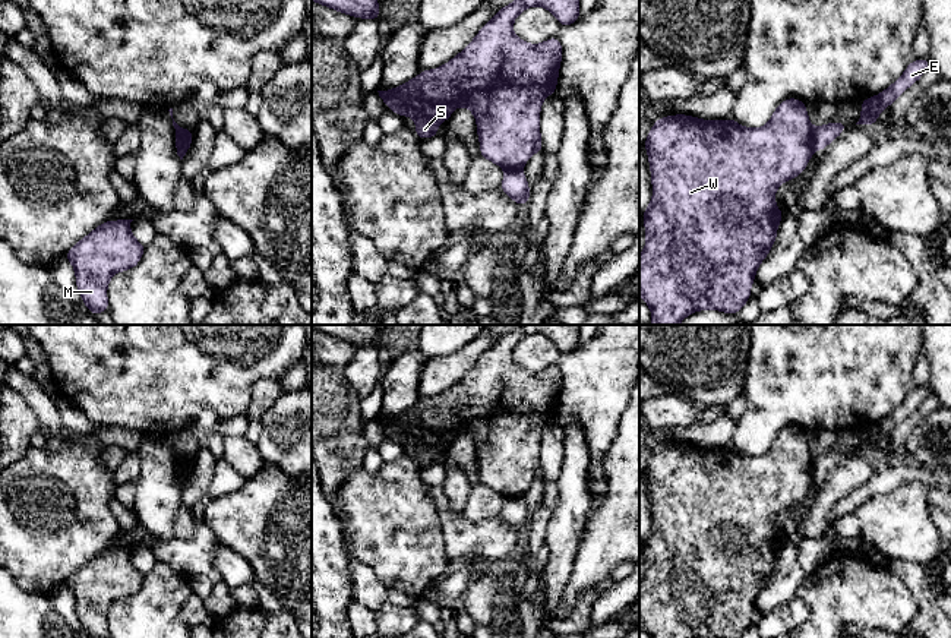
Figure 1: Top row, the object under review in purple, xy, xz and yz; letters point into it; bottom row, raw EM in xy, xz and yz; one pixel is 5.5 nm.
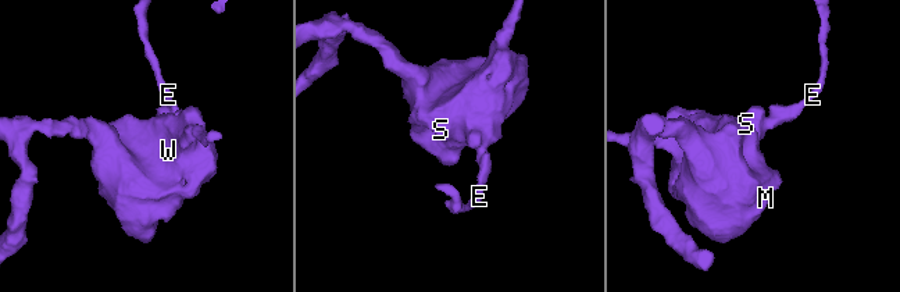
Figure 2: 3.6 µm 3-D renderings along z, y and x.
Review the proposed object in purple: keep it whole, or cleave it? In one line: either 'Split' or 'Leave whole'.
Split

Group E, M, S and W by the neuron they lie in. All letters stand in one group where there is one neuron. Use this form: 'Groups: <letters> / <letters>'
Groups: E / M S W

